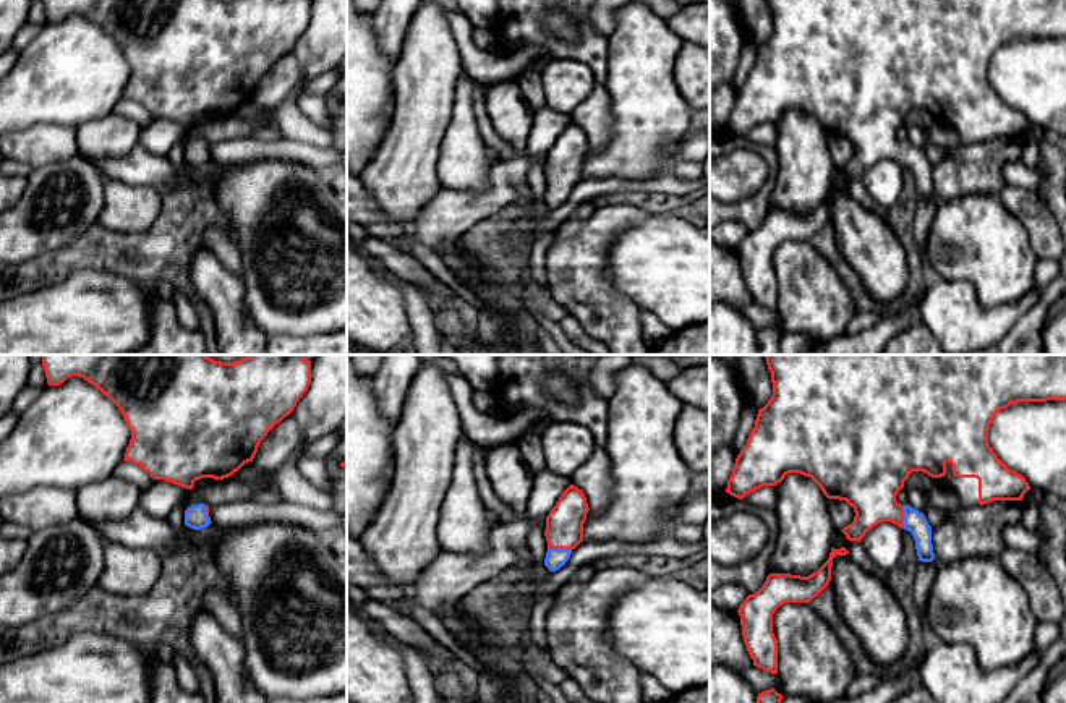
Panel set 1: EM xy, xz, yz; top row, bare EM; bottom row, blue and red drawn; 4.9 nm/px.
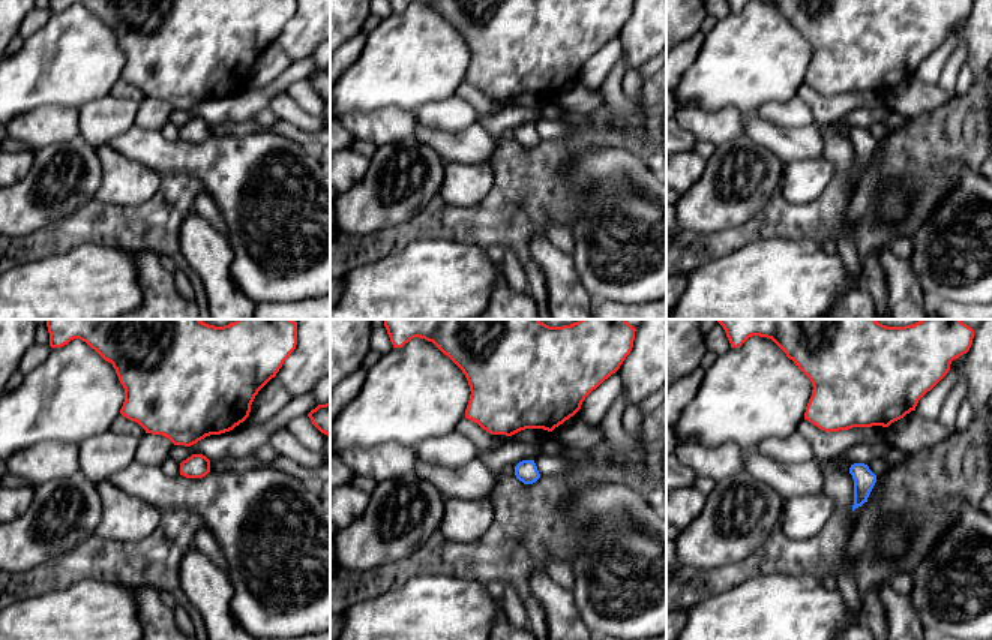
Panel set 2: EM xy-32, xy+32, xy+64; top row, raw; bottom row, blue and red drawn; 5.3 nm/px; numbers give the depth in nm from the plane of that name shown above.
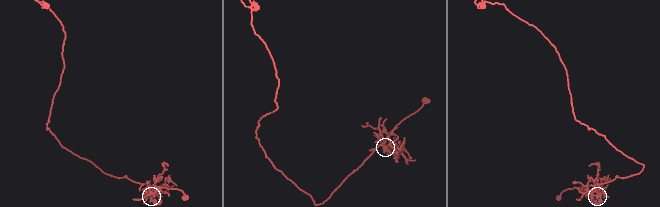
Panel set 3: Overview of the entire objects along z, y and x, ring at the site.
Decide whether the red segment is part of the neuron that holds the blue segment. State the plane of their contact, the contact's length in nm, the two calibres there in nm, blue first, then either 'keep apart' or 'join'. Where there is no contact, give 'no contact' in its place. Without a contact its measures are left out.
meets blue in xz; contact 120 nm long; 100 nm thick on the blue side, 190 nm on the other; join

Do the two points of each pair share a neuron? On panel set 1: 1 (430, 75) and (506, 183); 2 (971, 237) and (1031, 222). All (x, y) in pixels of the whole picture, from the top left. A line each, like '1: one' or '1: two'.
1: two
2: two

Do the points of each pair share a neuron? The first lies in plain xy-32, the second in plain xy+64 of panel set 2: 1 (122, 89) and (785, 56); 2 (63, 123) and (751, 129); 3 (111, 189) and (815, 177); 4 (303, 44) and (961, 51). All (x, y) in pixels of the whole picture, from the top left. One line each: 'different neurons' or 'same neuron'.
1: different neurons
2: different neurons
3: same neuron
4: different neurons

